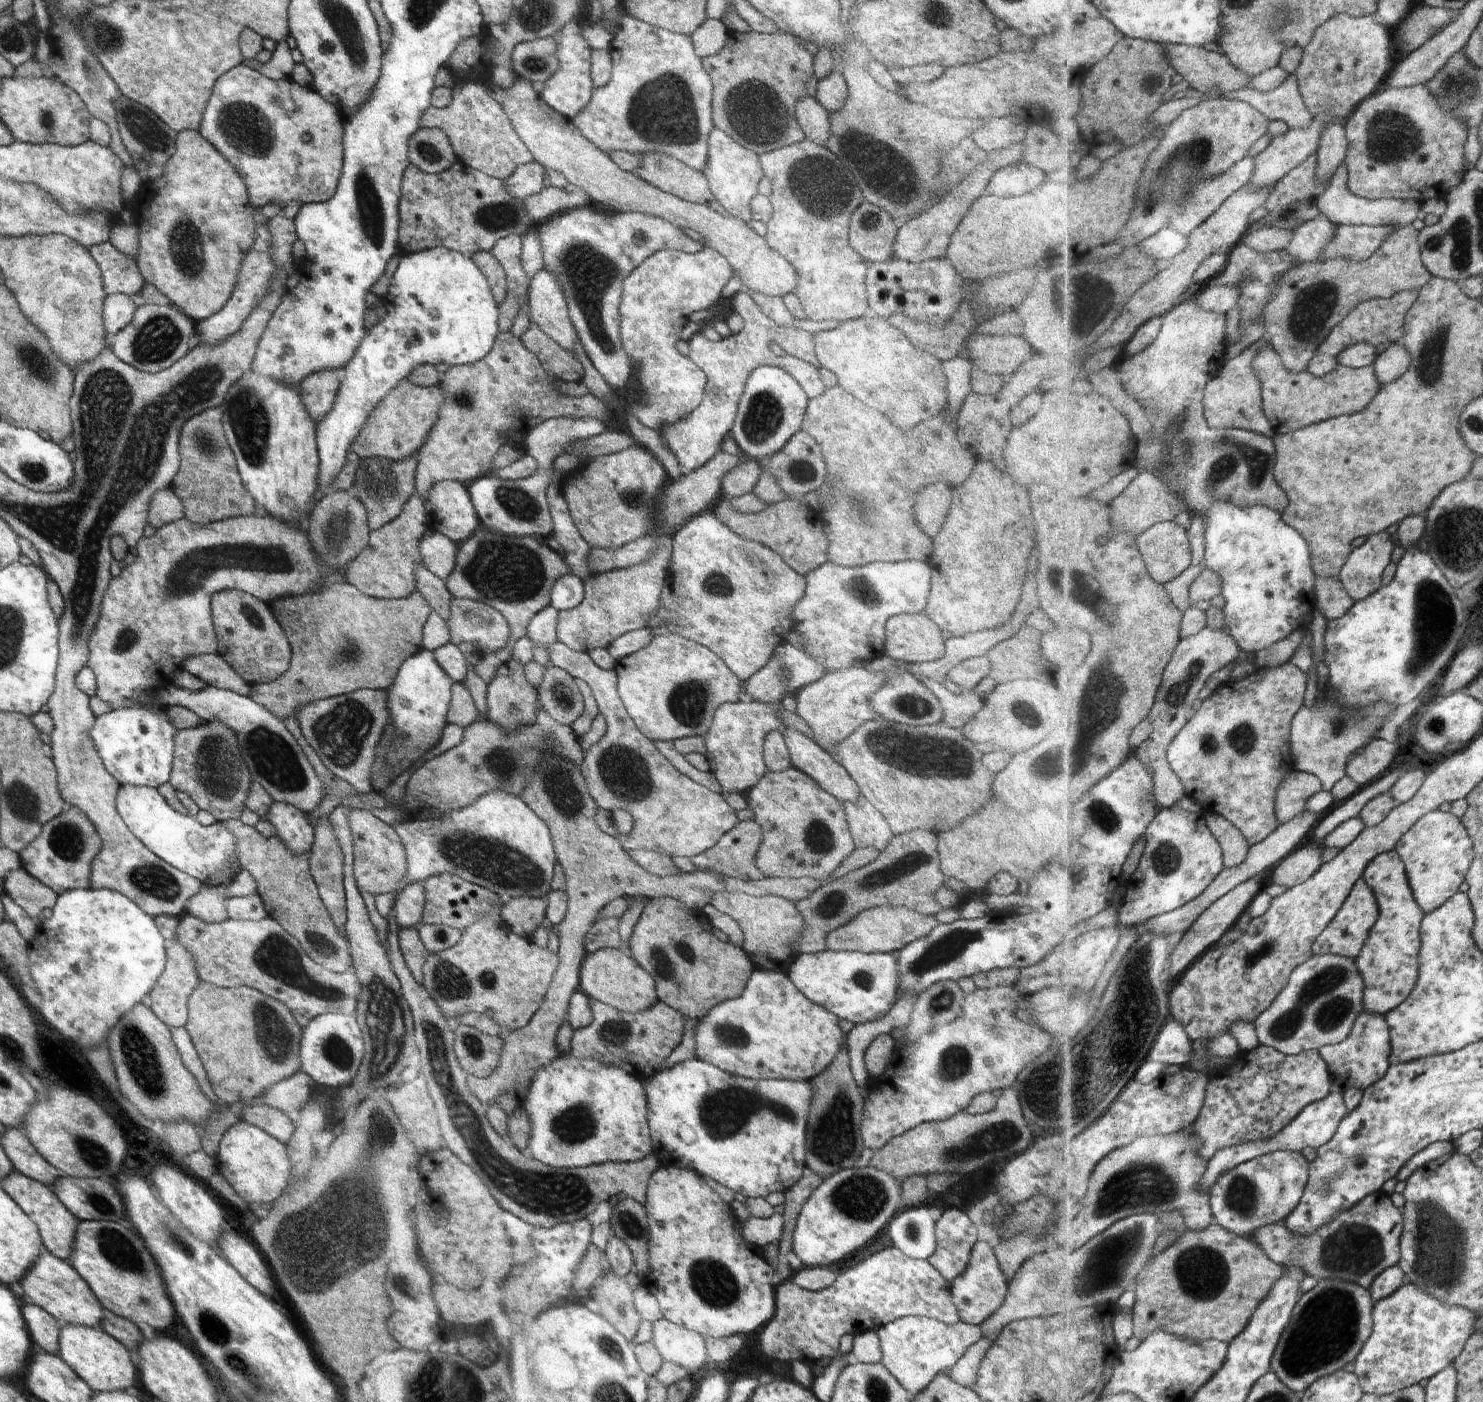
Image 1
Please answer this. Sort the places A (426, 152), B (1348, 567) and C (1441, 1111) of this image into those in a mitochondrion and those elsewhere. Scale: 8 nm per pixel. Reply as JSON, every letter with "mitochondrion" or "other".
{"A":"mitochondrion","B":"other","C":"mitochondrion"}

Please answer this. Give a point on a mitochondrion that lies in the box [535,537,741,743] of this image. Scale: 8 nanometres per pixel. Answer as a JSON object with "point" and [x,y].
{"point":[688,705]}

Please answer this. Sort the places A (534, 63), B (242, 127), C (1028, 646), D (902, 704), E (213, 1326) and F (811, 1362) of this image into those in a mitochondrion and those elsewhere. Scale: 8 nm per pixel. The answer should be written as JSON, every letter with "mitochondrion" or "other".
{"A":"mitochondrion","B":"mitochondrion","C":"other","D":"mitochondrion","E":"mitochondrion","F":"other"}

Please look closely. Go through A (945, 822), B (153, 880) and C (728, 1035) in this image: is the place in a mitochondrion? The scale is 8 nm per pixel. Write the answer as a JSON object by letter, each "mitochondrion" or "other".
{"A":"other","B":"mitochondrion","C":"mitochondrion"}

